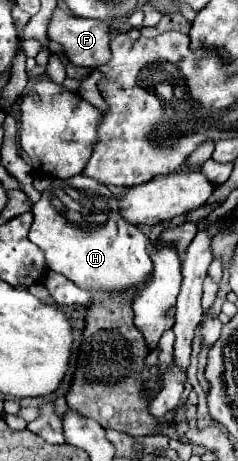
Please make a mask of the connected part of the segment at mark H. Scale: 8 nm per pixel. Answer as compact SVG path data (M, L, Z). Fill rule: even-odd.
M82 174L60 180L56 178L32 208L34 222L28 238L44 252L50 270L66 276L84 290L126 290L148 278L152 272L152 260L146 250L146 236L140 226L126 224L118 212L118 198L100 182Z

